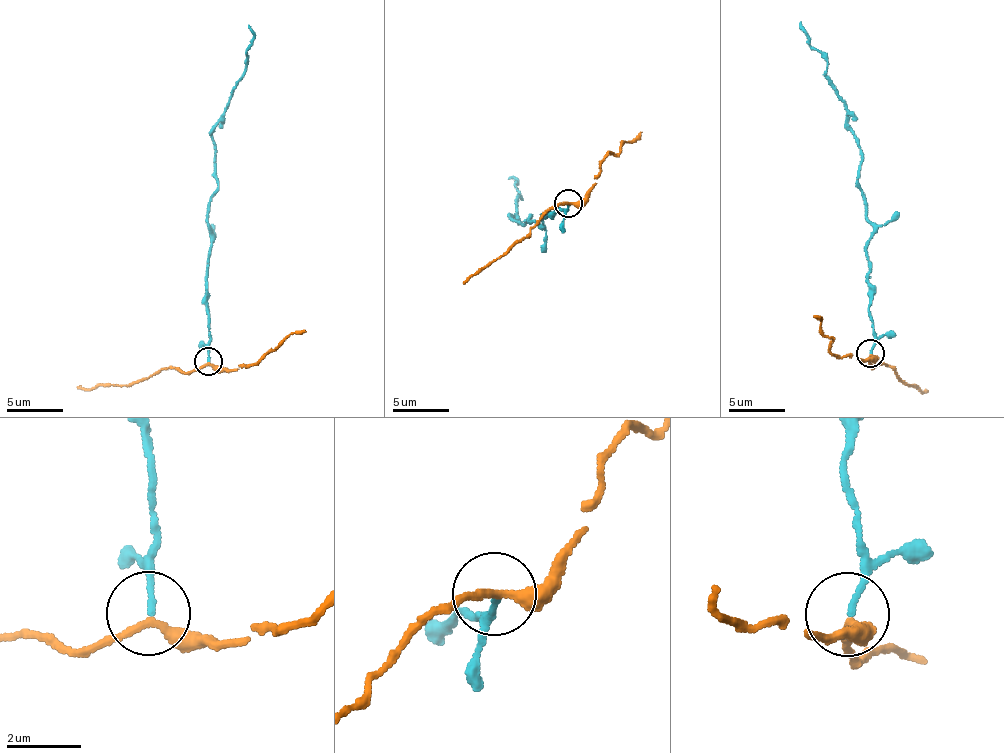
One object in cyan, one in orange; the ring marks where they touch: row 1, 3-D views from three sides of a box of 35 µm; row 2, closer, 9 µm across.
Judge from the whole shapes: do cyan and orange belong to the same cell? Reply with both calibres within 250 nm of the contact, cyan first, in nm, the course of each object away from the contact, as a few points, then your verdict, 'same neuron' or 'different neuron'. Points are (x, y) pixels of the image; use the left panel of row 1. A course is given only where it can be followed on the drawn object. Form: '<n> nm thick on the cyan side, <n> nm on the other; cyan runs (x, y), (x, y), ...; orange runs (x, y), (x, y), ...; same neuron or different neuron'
150 nm thick on the cyan side, 240 nm on the other; cyan runs (207, 360), (209, 199), (219, 187), (212, 130), (231, 89), (241, 79), (252, 35), (248, 25); orange runs (207, 363), (189, 371), (158, 369), (125, 385), (76, 386); different neuron

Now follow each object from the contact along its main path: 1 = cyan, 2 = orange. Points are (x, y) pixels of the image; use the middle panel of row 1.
1: (567, 202), (540, 226), (527, 222), (532, 216), (519, 225), (510, 218), (520, 196), (508, 176)
2: (568, 202), (554, 205), (528, 233), (463, 284)

